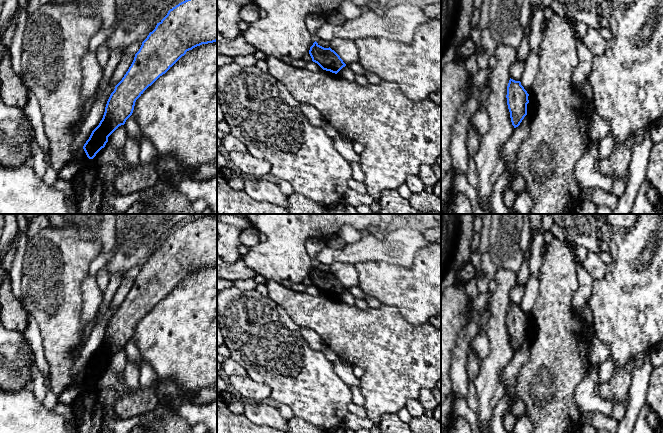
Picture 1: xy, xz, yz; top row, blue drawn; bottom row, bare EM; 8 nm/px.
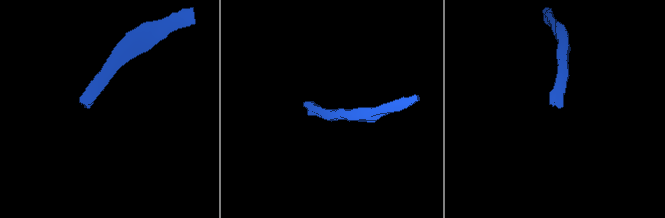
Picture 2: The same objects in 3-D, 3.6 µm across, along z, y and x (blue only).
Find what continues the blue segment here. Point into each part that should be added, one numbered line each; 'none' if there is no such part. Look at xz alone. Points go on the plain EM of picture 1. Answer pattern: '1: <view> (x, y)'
none

